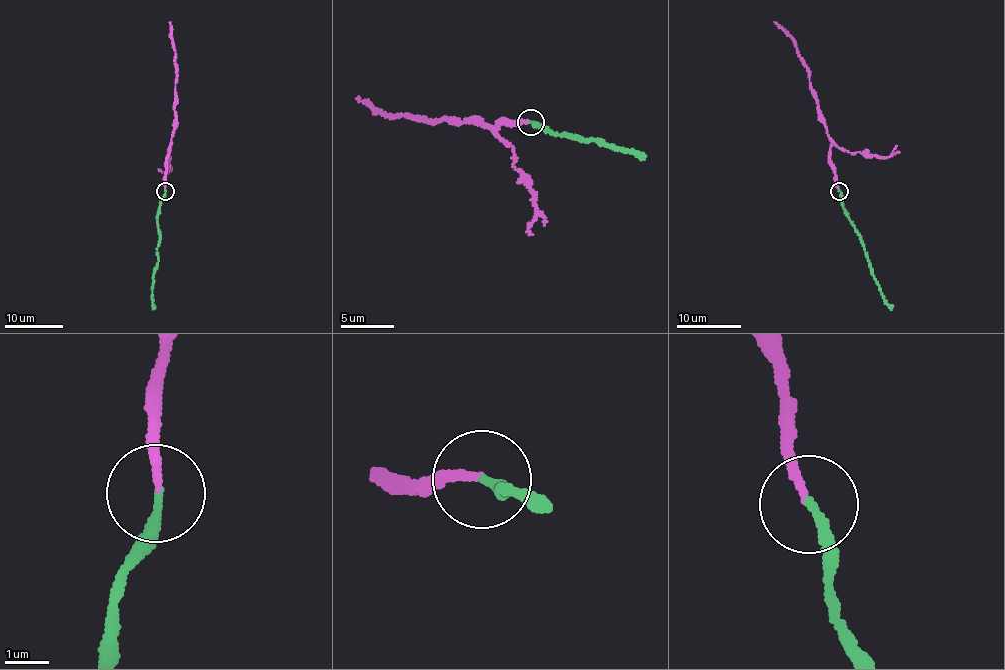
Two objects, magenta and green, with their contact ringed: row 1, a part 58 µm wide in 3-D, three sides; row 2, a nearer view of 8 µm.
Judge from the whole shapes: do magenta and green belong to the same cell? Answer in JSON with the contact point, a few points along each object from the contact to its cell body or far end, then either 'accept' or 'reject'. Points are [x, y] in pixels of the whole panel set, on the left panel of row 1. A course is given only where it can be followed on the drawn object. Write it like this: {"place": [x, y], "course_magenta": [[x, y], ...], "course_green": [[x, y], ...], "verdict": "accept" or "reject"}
{"place": [165, 191], "course_magenta": [[164, 191], [175, 120], [176, 71], [171, 22]], "course_green": [[164, 191], [157, 219], [158, 265], [152, 287], [152, 309]], "verdict": "accept"}

